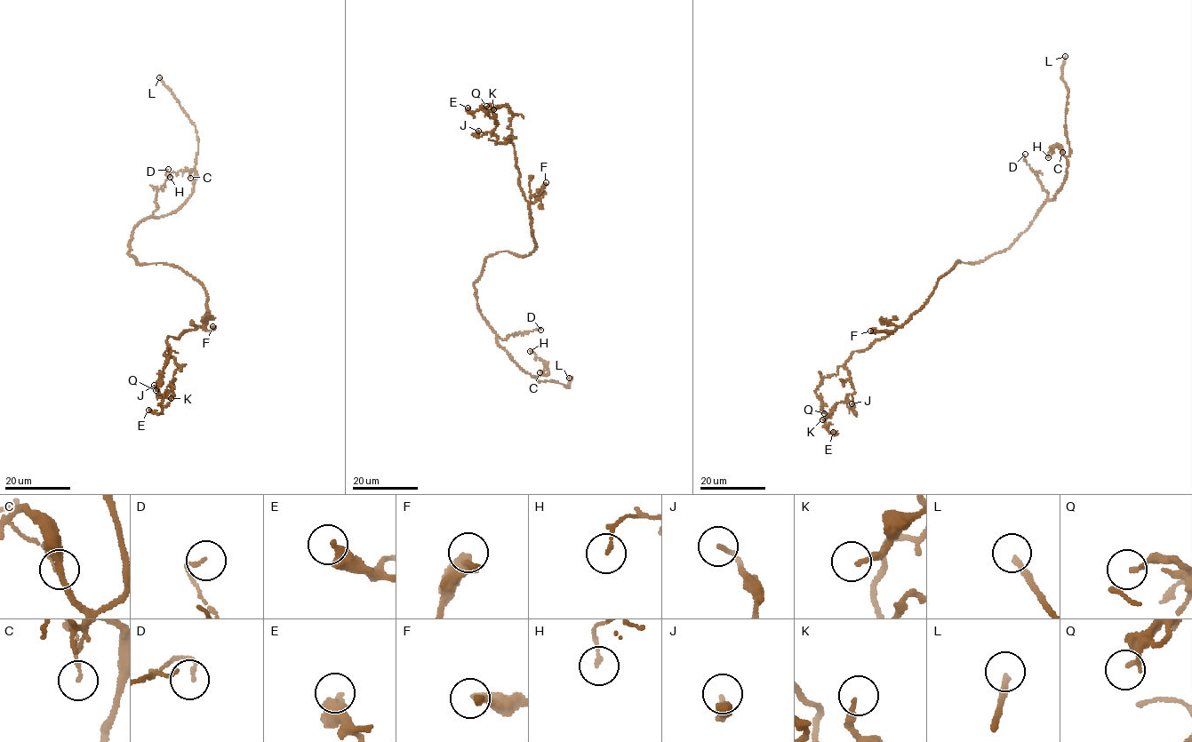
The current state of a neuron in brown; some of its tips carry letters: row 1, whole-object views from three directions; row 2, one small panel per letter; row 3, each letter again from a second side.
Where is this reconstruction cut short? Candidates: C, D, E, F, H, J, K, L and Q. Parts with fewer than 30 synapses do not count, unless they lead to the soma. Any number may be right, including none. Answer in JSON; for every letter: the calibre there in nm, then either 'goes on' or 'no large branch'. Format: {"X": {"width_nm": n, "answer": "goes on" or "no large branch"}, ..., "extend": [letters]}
{"C": {"width_nm": 70, "answer": "no large branch"}, "D": {"width_nm": 120, "answer": "no large branch"}, "E": {"width_nm": 360, "answer": "no large branch"}, "F": {"width_nm": 480, "answer": "no large branch"}, "H": {"width_nm": 130, "answer": "no large branch"}, "J": {"width_nm": 130, "answer": "no large branch"}, "K": {"width_nm": 200, "answer": "no large branch"}, "L": {"width_nm": 220, "answer": "goes on"}, "Q": {"width_nm": 170, "answer": "no large branch"}, "extend": ["L"]}

